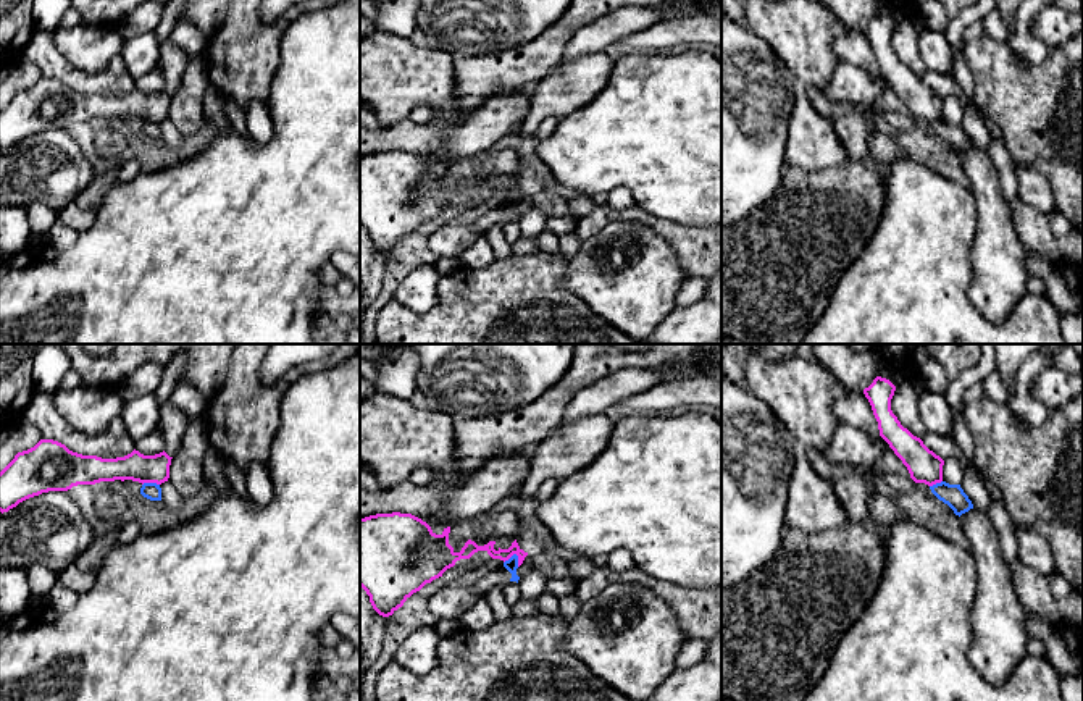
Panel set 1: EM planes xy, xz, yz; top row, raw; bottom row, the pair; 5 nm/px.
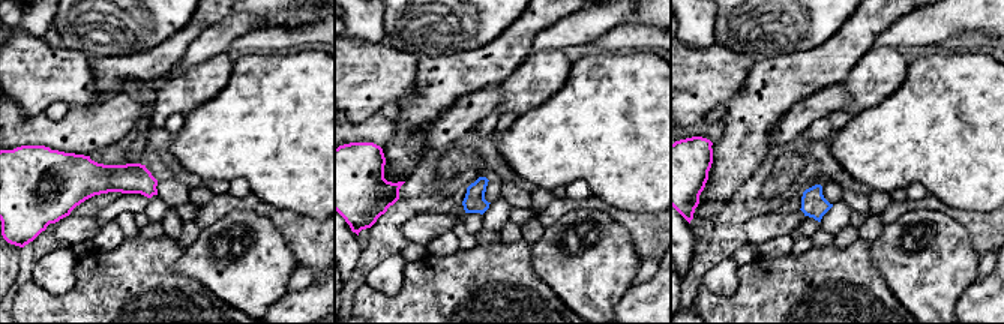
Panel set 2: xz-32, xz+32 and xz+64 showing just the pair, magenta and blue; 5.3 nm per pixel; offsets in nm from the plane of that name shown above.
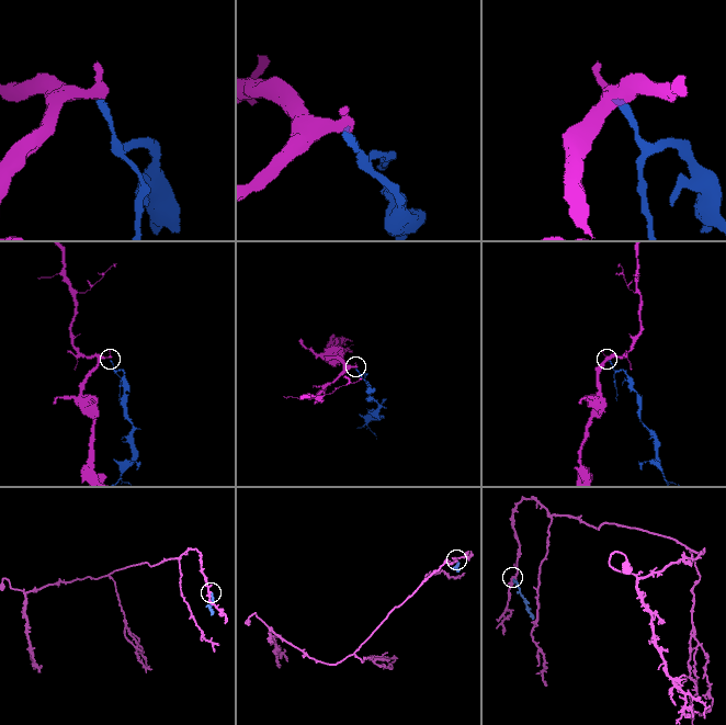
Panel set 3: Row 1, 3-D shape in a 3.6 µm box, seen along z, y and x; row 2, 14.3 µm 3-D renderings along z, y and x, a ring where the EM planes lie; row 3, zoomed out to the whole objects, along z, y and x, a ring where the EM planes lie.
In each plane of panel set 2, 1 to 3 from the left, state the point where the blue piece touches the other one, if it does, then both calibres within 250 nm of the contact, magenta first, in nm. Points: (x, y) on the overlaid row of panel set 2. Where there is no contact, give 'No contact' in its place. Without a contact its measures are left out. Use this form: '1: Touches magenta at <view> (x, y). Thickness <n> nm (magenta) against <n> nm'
1: No contact
2: No contact
3: No contact

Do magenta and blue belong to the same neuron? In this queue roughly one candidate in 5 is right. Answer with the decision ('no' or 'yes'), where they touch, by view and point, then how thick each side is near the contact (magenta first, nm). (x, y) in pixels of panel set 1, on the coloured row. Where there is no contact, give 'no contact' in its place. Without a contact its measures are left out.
no; contact xz (510, 556); calibres 70 and 60 nm

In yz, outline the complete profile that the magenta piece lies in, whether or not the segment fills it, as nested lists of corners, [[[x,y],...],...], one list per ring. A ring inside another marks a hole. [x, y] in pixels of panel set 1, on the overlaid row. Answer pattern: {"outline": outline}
{"outline": [[[876,376],[873,383],[863,389],[878,422],[880,436],[902,460],[915,483],[925,483],[928,486],[941,483],[944,460],[901,425],[891,410],[894,391],[896,386],[881,376]]]}

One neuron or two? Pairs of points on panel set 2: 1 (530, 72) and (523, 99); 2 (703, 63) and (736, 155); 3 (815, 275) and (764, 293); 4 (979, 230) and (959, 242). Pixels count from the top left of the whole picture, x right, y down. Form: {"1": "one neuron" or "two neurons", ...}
{"1": "one neuron", "2": "two neurons", "3": "one neuron", "4": "two neurons"}

